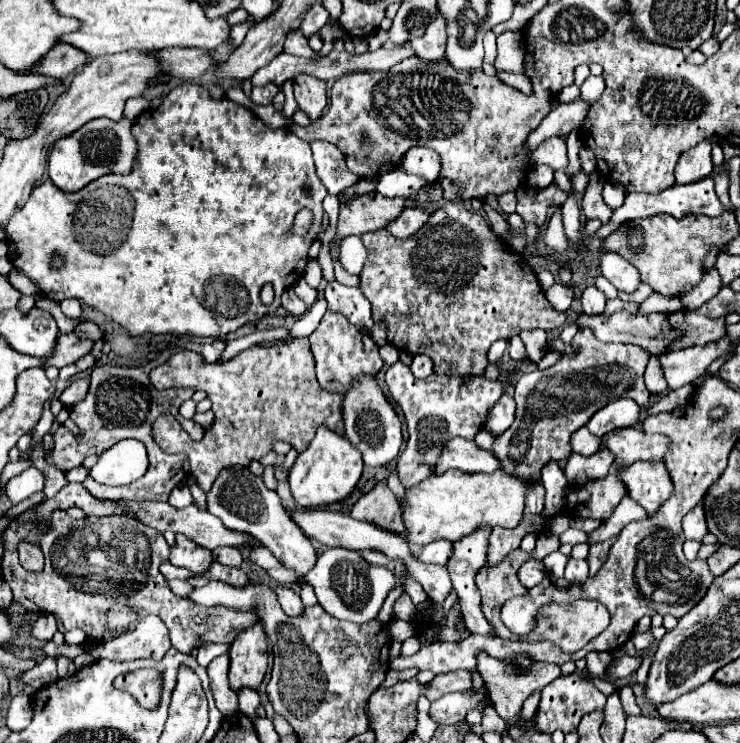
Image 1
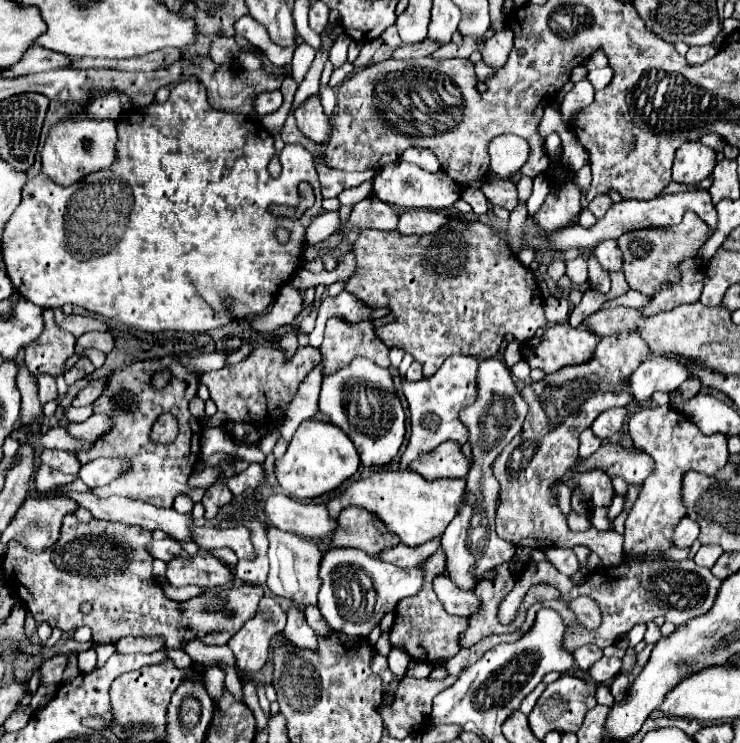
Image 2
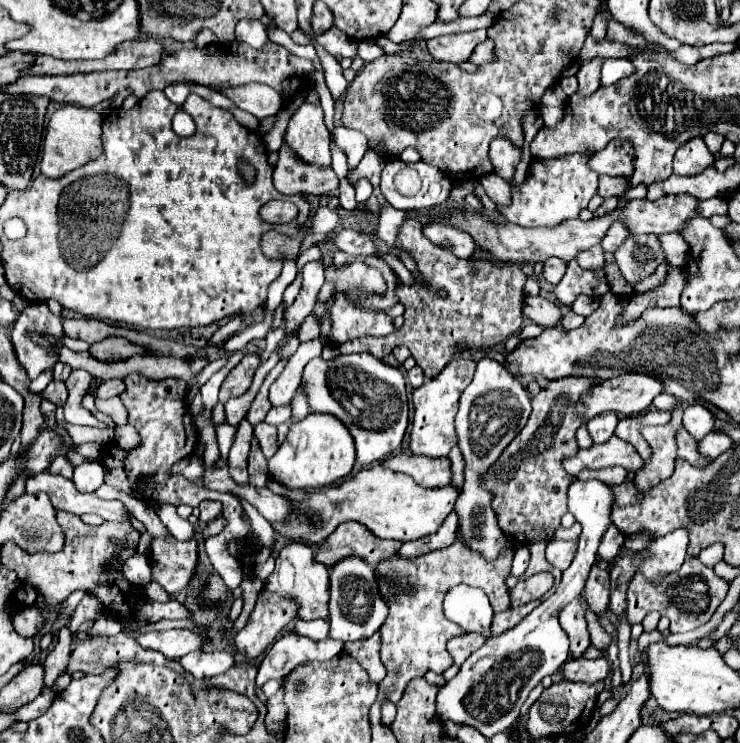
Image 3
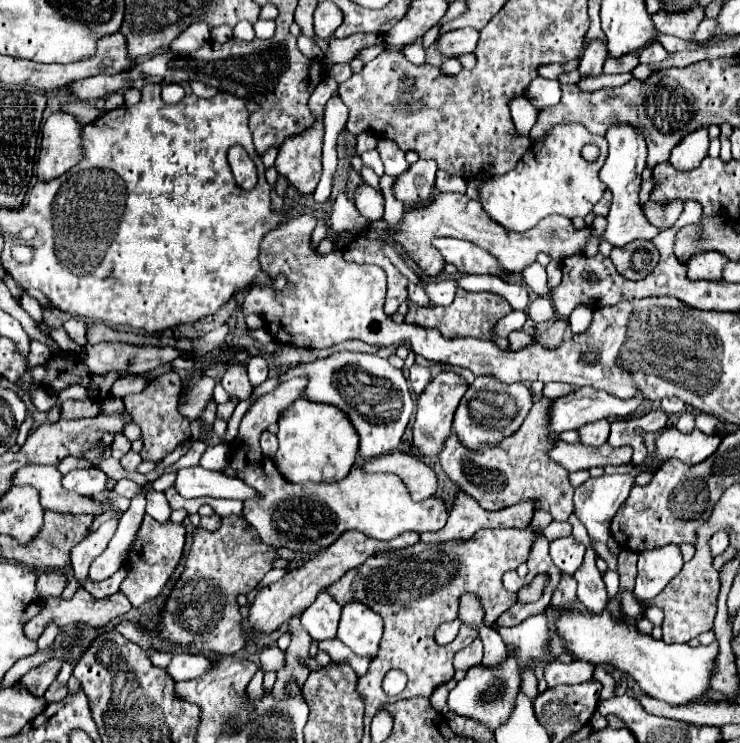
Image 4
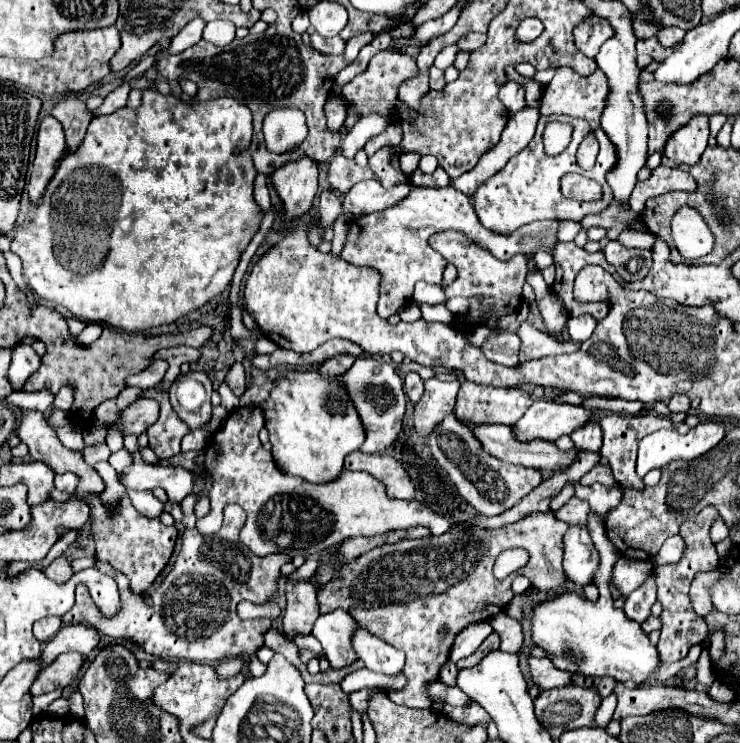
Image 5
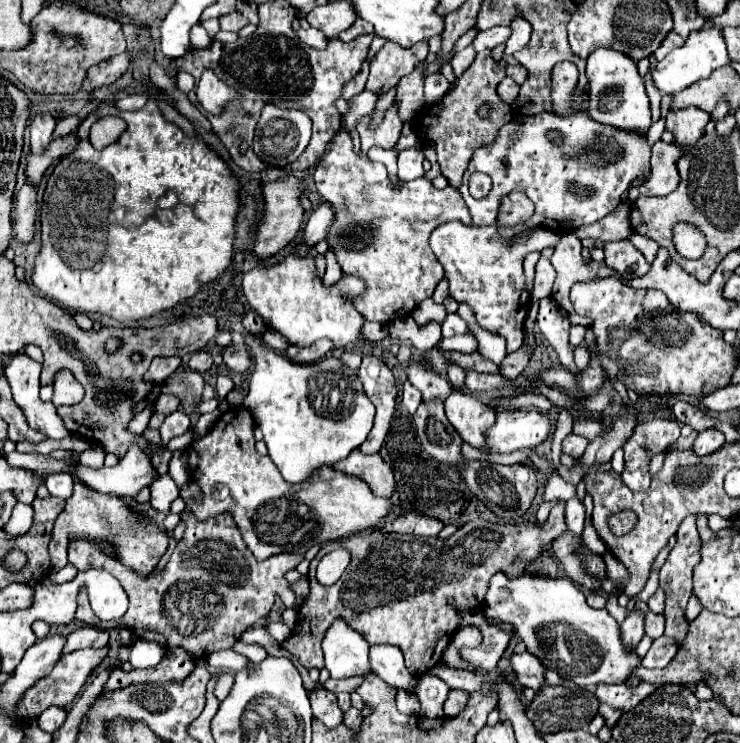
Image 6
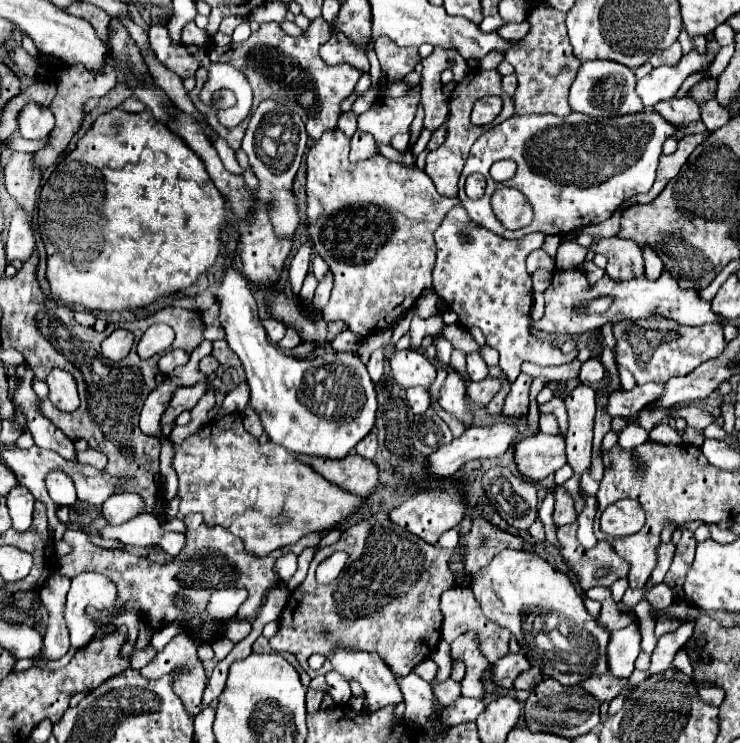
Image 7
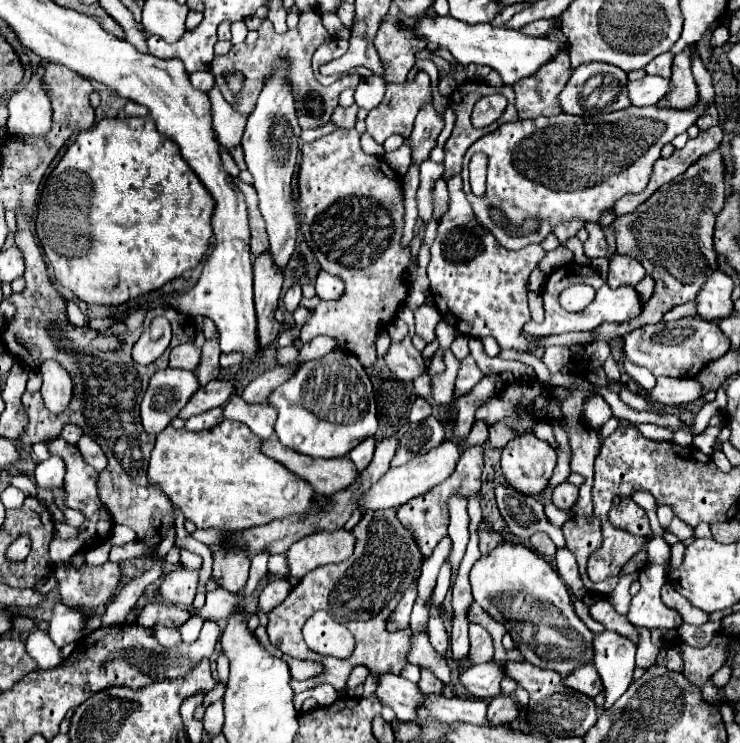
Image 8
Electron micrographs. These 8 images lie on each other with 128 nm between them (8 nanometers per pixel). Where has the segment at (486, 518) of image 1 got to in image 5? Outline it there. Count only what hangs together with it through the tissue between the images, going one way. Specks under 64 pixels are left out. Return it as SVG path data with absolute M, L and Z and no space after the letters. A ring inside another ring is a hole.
M336 356L336 358L330 358L330 360L326 360L324 364L320 364L316 372L322 374L322 376L324 376L324 374L326 374L326 376L338 376L340 372L348 370L352 362L354 362L352 356ZM246 406L238 408L228 416L224 426L210 438L210 444L206 448L206 470L210 470L214 484L210 490L210 502L212 508L210 512L196 522L198 532L202 534L214 534L220 530L220 512L224 510L226 504L234 502L240 504L246 510L246 526L240 534L240 540L252 548L254 554L266 556L272 552L284 552L286 556L322 556L324 552L332 550L332 546L338 546L346 538L354 536L376 536L376 534L386 534L392 530L406 530L410 526L426 526L430 528L432 536L440 536L448 532L450 524L440 516L438 512L430 510L428 506L420 504L418 500L398 500L390 498L386 492L386 486L376 480L372 474L366 472L352 472L344 470L340 478L328 484L312 484L302 478L288 476L280 472L272 460L272 454L262 448L262 442L258 438L258 432L264 428L264 412L260 406ZM214 448L220 448L222 454L214 456Z

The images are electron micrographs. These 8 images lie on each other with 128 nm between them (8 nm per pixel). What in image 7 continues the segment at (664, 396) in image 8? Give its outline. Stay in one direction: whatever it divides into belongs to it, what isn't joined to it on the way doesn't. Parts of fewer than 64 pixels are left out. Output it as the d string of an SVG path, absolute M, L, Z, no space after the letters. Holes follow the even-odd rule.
M644 384L644 386L636 386L634 390L626 392L612 392L608 396L606 402L606 414L610 416L632 416L632 412L638 412L644 404L648 404L648 400L652 400L652 396L660 394L662 384ZM628 424L618 436L618 444L623 450L630 450L648 441L649 432L639 429L637 424Z

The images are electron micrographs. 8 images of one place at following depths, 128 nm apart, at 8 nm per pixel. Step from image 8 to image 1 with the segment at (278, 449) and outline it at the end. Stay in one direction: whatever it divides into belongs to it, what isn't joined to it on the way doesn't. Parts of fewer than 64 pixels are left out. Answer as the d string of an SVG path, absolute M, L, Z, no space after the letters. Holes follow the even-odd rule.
M452 438L444 446L444 456L440 464L436 464L436 474L444 474L446 470L462 470L462 472L496 472L502 462L494 456L492 450L478 448L474 440Z

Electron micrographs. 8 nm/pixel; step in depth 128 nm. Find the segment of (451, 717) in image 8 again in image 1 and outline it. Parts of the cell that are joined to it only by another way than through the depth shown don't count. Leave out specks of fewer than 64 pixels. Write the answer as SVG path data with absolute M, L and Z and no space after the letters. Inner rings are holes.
M436 540L424 548L418 550L422 560L434 562L434 564L448 564L448 556L452 556L452 542L450 540ZM328 548L326 552L322 552L318 556L316 566L304 576L304 580L314 586L320 606L324 606L324 610L330 612L330 616L338 616L340 620L350 620L358 624L376 618L386 594L390 592L390 588L398 584L406 586L406 592L410 594L414 604L420 604L420 600L426 598L424 588L420 588L420 584L416 584L416 580L412 580L410 576L396 578L386 568L370 566L362 560L358 552L348 552L344 548Z

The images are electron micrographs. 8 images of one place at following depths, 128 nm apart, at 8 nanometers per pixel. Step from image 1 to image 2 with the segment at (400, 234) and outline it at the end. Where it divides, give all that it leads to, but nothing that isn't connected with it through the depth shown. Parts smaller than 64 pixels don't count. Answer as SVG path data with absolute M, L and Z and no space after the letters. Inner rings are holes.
M408 210L400 216L398 232L400 234L428 234L448 222L448 214L436 210Z

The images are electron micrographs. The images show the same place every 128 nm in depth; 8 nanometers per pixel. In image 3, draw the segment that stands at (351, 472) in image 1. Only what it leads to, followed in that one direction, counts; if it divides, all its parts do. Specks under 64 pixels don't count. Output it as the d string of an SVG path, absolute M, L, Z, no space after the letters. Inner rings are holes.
M312 412L304 420L290 426L284 444L268 460L268 470L274 482L292 490L312 492L330 486L340 478L346 478L354 468L354 460L354 440L348 428L344 428L344 424L340 424L340 420L336 420L334 416Z

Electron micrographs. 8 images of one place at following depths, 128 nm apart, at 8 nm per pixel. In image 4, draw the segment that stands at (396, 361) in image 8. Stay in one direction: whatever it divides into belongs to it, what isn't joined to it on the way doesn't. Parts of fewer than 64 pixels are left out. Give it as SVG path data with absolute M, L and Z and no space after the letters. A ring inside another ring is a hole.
M440 372L436 374L424 392L418 396L416 404L416 420L414 420L414 446L422 456L438 456L444 450L444 442L452 432L454 412L468 388L468 382L456 372Z

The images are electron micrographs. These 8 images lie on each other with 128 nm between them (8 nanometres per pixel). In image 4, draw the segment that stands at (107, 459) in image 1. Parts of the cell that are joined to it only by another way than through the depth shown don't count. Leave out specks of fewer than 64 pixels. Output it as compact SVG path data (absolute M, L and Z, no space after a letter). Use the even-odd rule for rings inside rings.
M82 468L82 470L72 470L64 476L62 484L64 488L82 494L82 496L98 496L106 490L108 476L100 468Z

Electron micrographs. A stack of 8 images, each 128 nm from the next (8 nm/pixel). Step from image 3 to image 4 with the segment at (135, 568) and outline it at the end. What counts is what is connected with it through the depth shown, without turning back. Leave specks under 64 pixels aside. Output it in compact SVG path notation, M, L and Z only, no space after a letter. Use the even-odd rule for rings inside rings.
M122 566L114 576L106 578L106 580L100 580L100 582L92 582L92 580L86 578L84 588L86 588L96 600L100 600L100 598L106 598L106 596L110 596L110 594L116 594L116 592L120 590L120 584L124 582L126 576L128 576L128 568Z

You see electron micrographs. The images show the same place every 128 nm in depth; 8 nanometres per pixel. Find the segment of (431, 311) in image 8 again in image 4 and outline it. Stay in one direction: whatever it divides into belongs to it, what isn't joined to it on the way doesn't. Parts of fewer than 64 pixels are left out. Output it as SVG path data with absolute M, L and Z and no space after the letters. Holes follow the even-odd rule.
M492 374L476 376L476 380L468 386L466 394L460 400L452 428L464 448L468 448L470 452L480 452L480 448L496 446L504 438L512 436L522 426L530 408L532 408L532 394L522 382L504 384Z

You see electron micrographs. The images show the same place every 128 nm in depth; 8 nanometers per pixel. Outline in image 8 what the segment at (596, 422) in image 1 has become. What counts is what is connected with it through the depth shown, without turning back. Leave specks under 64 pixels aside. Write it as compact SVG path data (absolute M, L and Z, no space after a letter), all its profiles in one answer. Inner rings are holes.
M516 436L506 444L500 464L510 486L524 494L538 494L554 472L556 450L536 436Z

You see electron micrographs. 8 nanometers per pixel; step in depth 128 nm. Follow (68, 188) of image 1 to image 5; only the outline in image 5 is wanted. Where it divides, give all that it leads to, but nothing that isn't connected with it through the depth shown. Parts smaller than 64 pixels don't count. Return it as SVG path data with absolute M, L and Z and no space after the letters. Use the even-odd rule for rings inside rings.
M46 116L40 122L36 158L34 158L34 166L32 166L32 172L28 178L28 186L26 186L32 202L36 202L44 194L44 190L46 190L48 182L52 180L52 176L58 168L58 162L62 160L64 154L66 154L64 128L56 118Z

